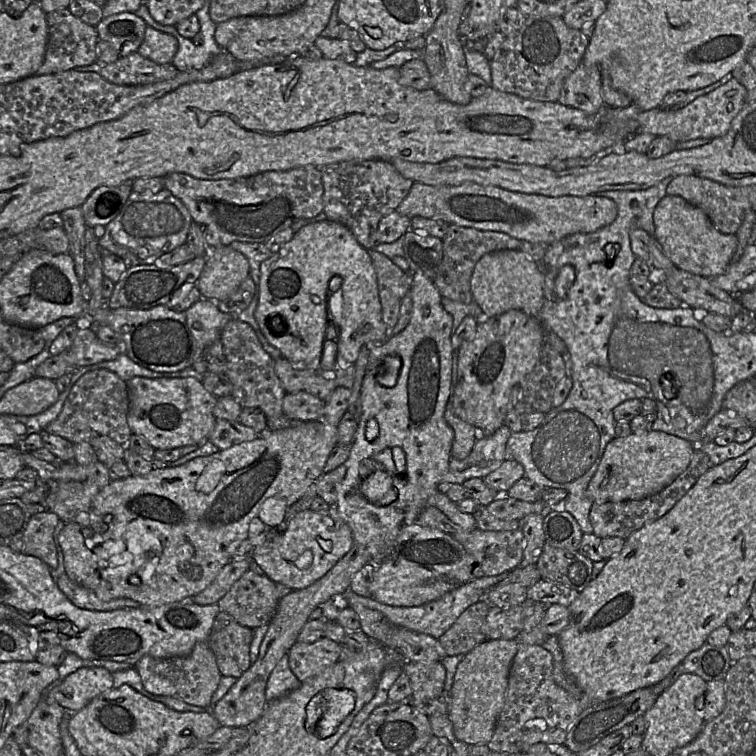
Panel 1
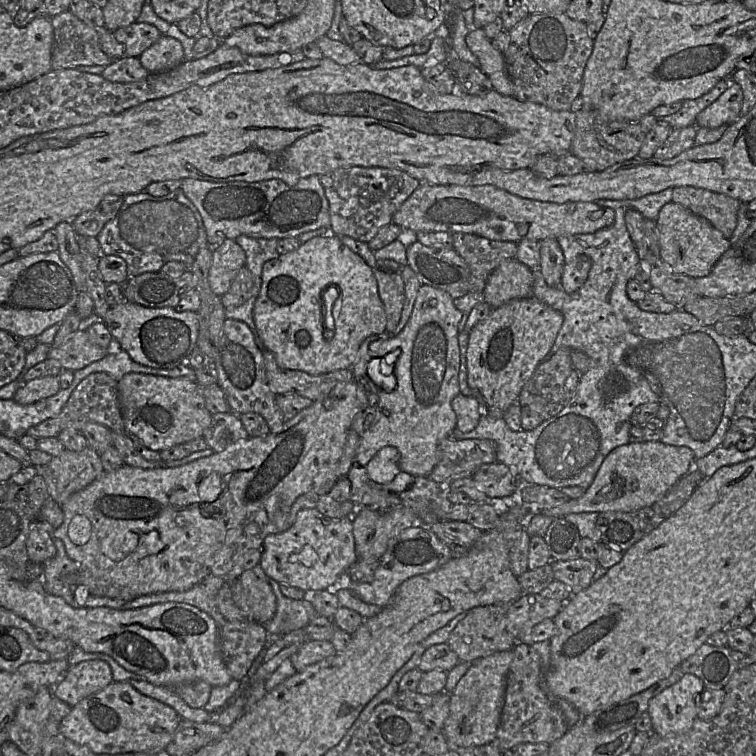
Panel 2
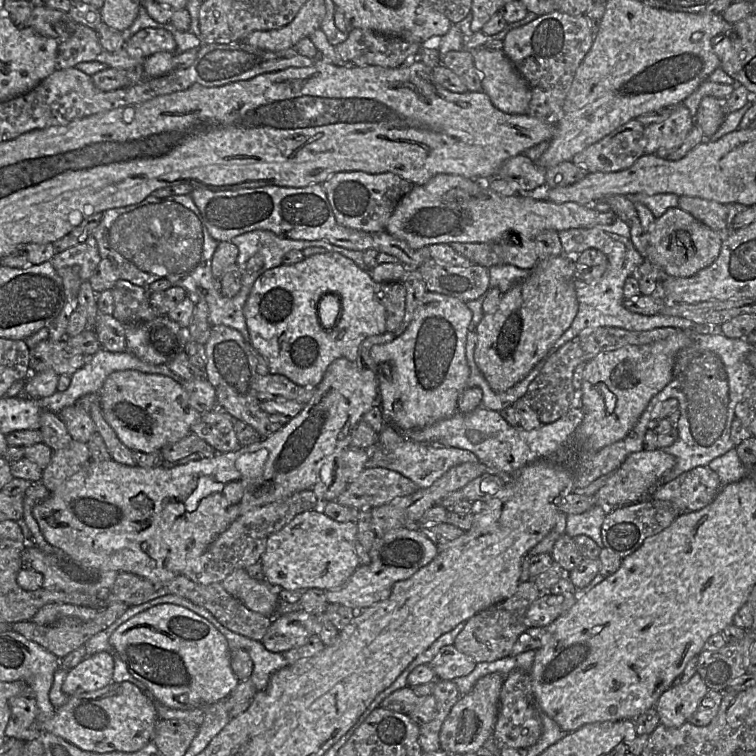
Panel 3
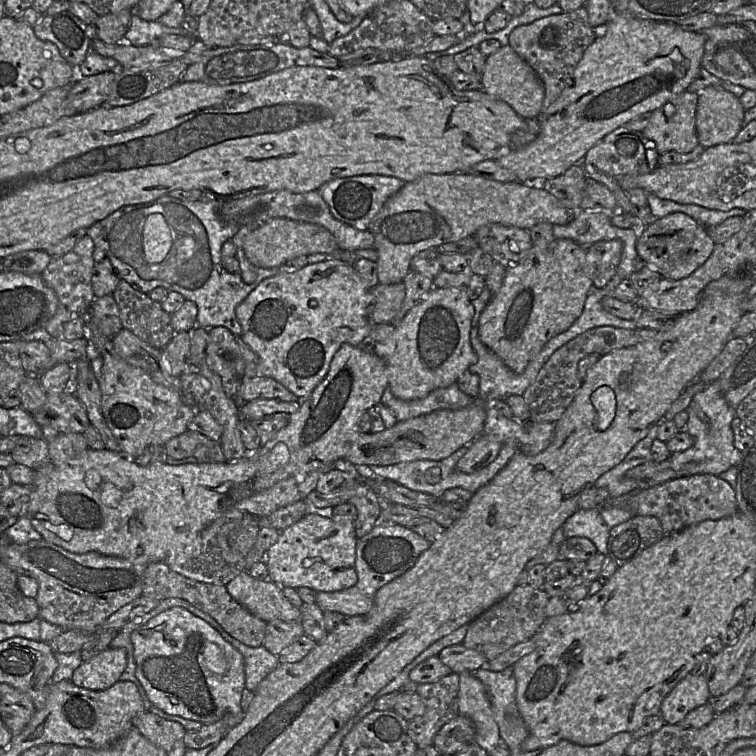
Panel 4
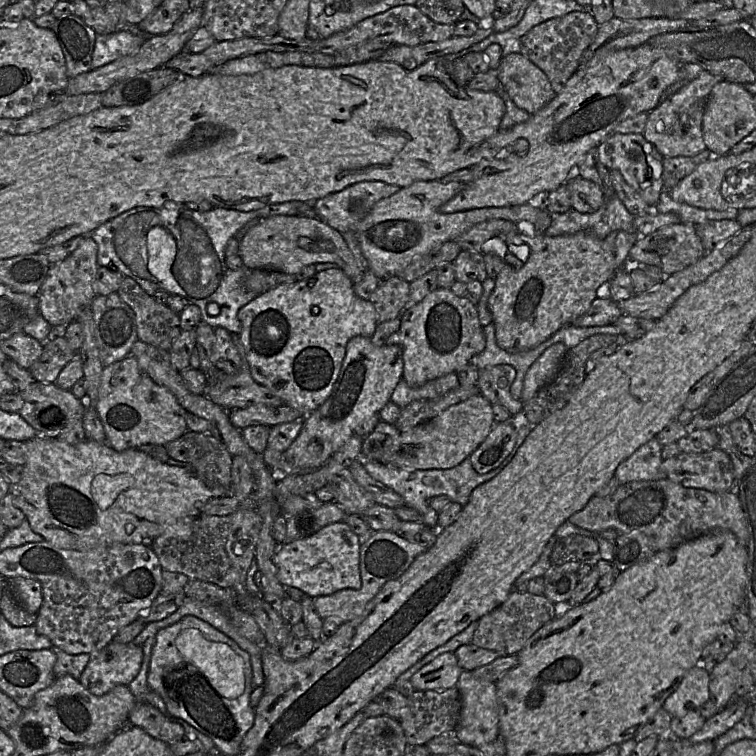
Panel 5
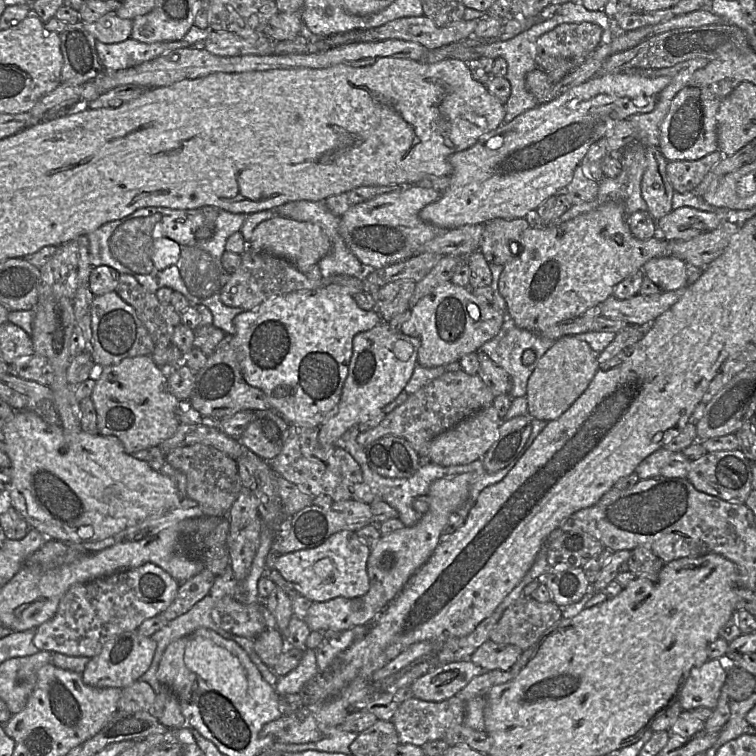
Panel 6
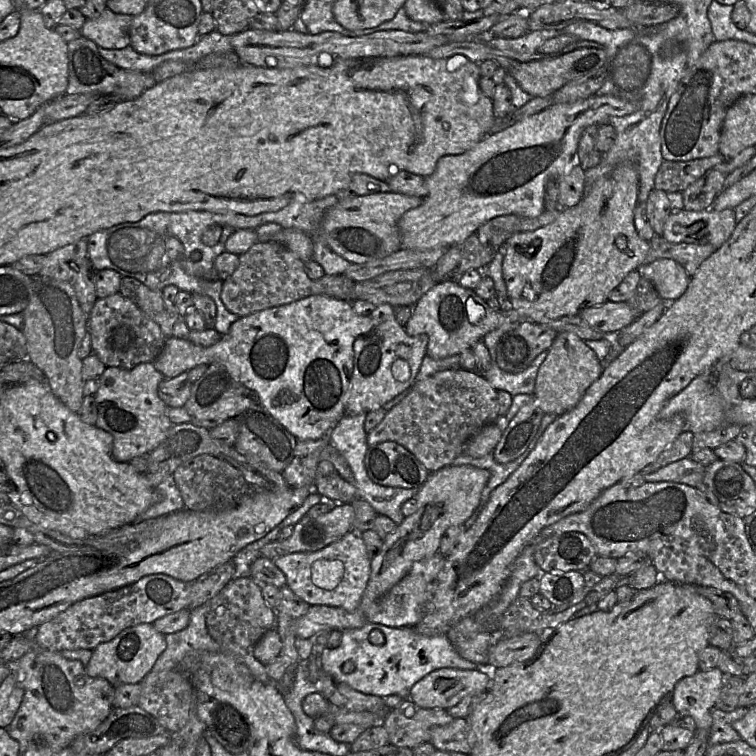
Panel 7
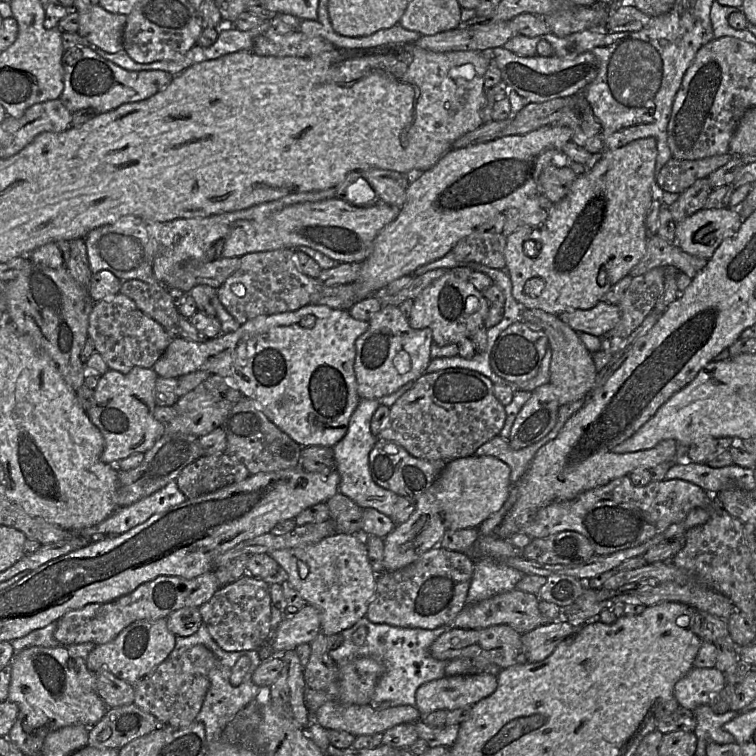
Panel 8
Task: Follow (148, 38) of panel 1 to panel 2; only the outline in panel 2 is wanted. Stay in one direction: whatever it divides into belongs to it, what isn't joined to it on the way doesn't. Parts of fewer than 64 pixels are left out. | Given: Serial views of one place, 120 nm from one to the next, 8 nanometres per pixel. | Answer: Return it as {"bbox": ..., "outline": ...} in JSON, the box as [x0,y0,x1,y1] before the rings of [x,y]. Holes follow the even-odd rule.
{"bbox":[139,34,184,74],"outline":[[[162,34],[139,59],[150,74],[160,73],[180,65],[184,61],[184,50],[177,39]]]}

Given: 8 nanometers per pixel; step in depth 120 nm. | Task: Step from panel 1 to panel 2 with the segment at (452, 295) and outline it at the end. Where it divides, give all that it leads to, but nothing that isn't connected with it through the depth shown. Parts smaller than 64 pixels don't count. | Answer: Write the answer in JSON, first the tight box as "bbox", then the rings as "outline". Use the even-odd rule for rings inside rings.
{"bbox":[453,233,517,293],"outline":[[[454,233],[453,249],[470,270],[469,293],[483,292],[489,274],[506,260],[515,258],[517,243],[495,241],[474,234]]]}

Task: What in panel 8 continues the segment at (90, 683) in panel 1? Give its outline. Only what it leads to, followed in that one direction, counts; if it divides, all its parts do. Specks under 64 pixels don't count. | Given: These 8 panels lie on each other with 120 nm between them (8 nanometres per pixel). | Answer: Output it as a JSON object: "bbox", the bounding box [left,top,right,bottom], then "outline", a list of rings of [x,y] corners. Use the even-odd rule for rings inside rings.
{"bbox":[86,619,176,686],"outline":[[[166,619],[133,622],[110,642],[96,645],[86,659],[87,668],[93,673],[108,671],[115,677],[136,686],[169,657],[175,646],[176,636],[168,629]]]}

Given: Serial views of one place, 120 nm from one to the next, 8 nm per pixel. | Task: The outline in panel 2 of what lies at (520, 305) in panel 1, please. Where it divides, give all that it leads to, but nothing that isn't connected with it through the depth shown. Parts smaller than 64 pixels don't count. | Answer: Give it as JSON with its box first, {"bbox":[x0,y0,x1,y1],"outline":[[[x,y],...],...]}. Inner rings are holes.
{"bbox":[483,258,533,309],"outline":[[[516,258],[502,261],[488,276],[483,289],[483,300],[492,309],[512,299],[533,296],[532,269]]]}

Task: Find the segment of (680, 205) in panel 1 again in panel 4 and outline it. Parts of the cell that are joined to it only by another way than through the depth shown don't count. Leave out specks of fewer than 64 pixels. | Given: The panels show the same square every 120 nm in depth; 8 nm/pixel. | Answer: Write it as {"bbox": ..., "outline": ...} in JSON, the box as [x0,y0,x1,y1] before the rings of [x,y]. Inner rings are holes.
{"bbox":[636,212,715,280],"outline":[[[674,212],[656,219],[646,226],[636,243],[636,250],[641,259],[653,267],[666,279],[680,280],[688,277],[702,266],[712,254],[715,242],[707,228],[682,212]]]}

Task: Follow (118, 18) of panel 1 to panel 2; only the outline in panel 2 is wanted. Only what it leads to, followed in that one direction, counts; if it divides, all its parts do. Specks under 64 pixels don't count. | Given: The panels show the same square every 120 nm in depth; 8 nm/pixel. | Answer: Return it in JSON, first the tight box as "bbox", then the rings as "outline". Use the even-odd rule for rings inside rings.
{"bbox":[112,22,162,57],"outline":[[[134,22],[112,32],[114,38],[124,46],[124,56],[139,57],[162,35],[153,25]]]}

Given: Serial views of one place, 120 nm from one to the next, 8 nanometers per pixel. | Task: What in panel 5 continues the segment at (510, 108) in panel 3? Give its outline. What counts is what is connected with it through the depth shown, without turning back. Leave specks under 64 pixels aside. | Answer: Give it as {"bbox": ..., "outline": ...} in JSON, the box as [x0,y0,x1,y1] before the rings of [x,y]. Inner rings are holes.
{"bbox":[496,53,556,114],"outline":[[[521,53],[504,56],[496,75],[511,100],[529,114],[547,105],[556,95],[547,75]]]}

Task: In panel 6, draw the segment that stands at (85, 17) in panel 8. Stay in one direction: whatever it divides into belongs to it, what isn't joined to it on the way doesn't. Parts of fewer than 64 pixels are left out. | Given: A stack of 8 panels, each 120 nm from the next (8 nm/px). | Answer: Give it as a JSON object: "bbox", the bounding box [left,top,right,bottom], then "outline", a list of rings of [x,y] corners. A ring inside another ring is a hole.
{"bbox":[84,12,133,44],"outline":[[[116,12],[107,13],[97,22],[84,23],[86,30],[96,41],[105,44],[114,44],[130,38],[133,29],[133,20],[123,19]]]}

